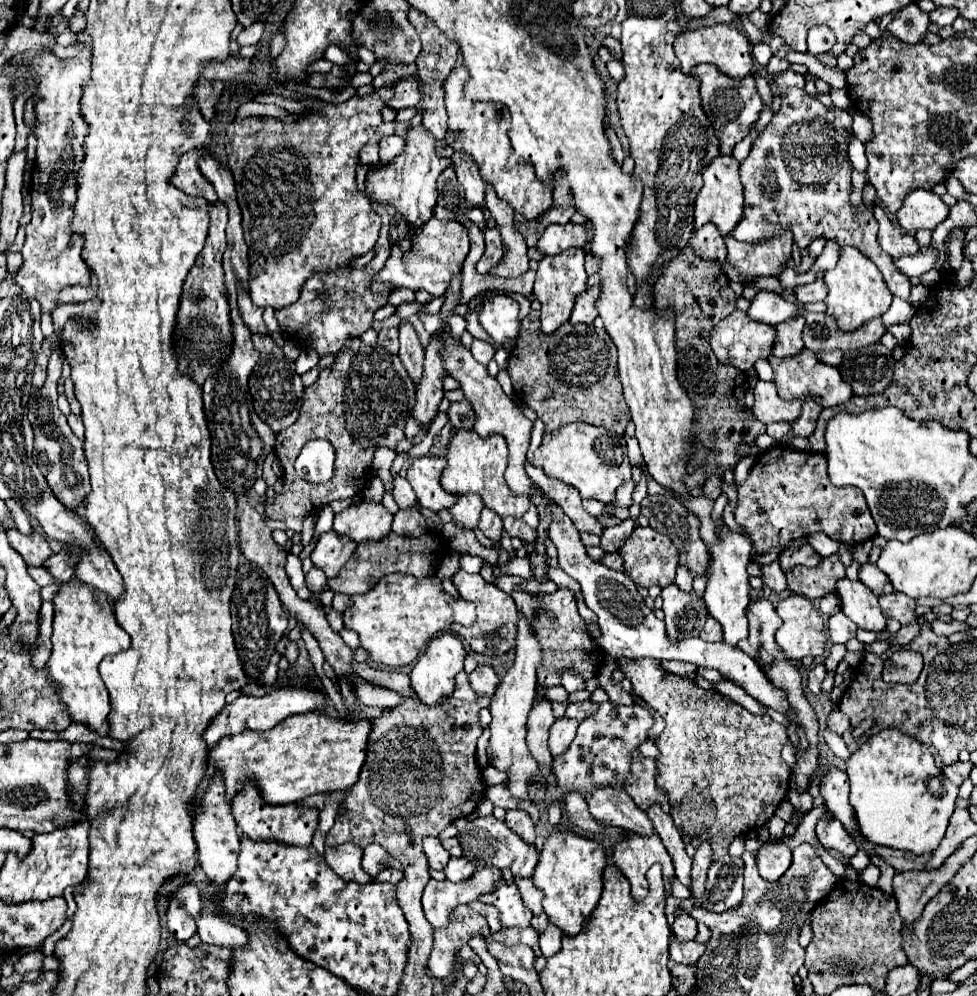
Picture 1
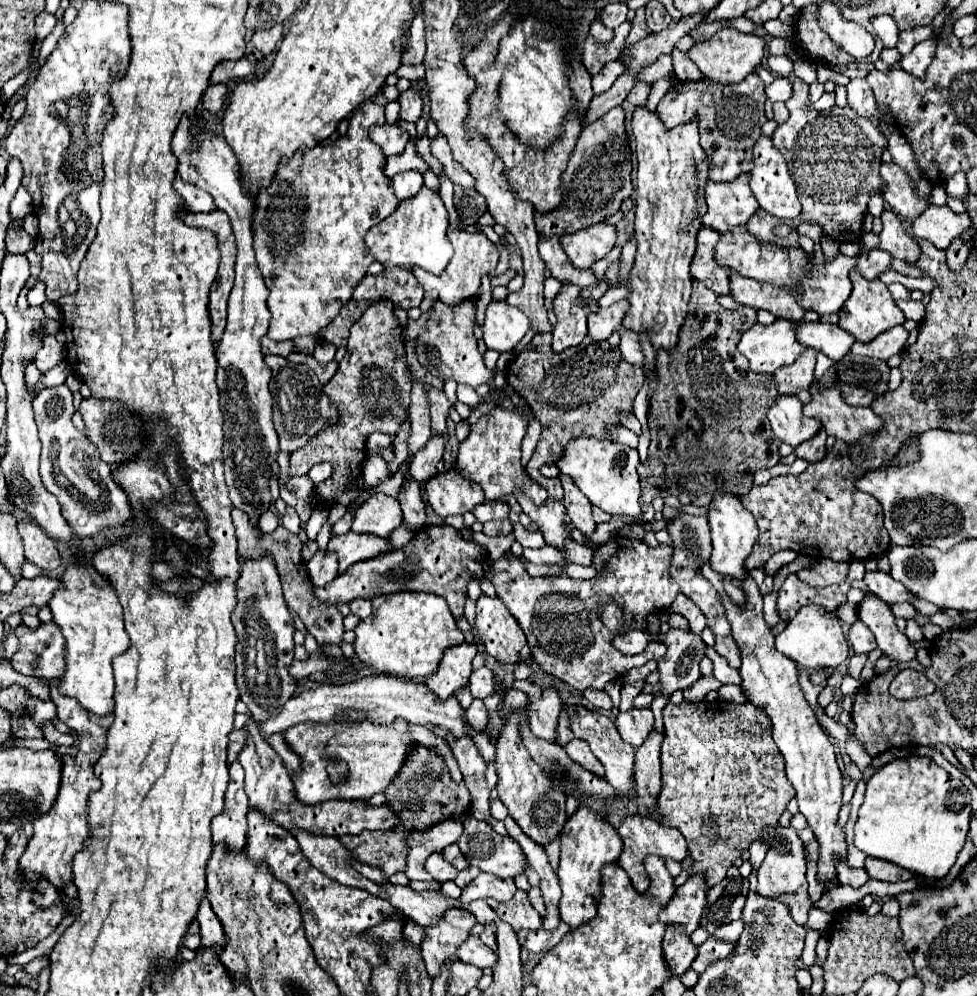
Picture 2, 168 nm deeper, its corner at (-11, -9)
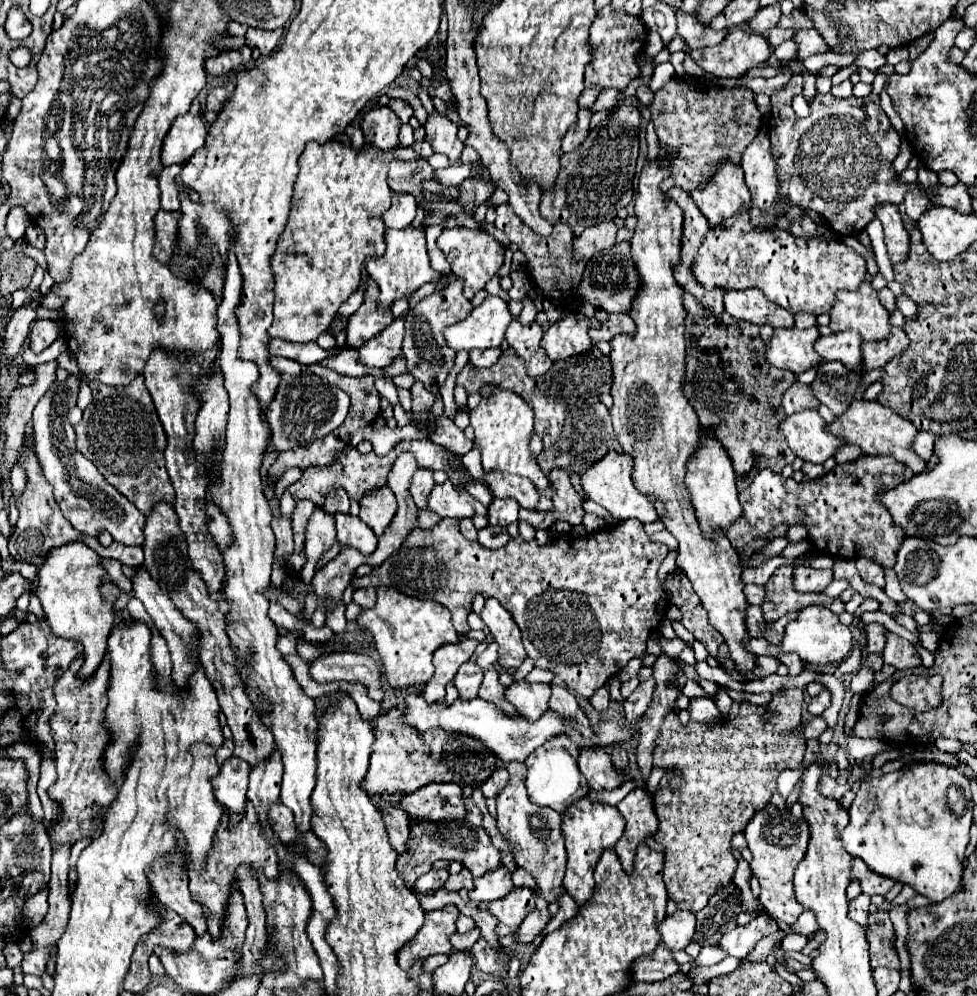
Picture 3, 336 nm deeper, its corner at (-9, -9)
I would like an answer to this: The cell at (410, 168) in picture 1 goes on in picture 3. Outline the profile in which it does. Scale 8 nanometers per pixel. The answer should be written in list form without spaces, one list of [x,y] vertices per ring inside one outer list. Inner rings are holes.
[[[408,225],[404,229],[386,229],[384,241],[386,241],[384,255],[366,259],[366,271],[380,285],[380,303],[384,307],[390,307],[392,301],[398,297],[414,293],[424,283],[440,279],[440,273],[434,271],[430,265],[430,255],[426,249],[426,227],[424,225],[420,225],[420,227]]]

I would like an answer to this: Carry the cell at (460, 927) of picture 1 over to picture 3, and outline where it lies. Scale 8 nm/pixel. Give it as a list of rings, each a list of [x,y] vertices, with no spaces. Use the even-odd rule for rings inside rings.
[[[454,905],[426,913],[424,927],[418,931],[418,937],[414,937],[414,941],[398,953],[398,965],[408,971],[416,959],[426,959],[436,953],[452,953],[450,935],[456,933],[458,915],[460,911]]]

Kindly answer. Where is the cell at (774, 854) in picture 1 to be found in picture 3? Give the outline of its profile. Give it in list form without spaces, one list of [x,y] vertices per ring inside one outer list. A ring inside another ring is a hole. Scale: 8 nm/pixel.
[[[766,805],[766,809],[758,811],[750,823],[744,829],[744,837],[748,843],[748,849],[752,851],[754,859],[750,863],[754,875],[758,875],[762,893],[758,897],[758,901],[764,905],[766,913],[776,919],[782,921],[786,925],[794,925],[800,917],[800,913],[804,911],[804,907],[798,903],[796,895],[794,895],[794,869],[796,865],[802,861],[804,853],[806,853],[806,841],[810,837],[808,829],[806,829],[806,821],[804,819],[794,819],[794,815],[788,809],[776,809],[774,805]]]

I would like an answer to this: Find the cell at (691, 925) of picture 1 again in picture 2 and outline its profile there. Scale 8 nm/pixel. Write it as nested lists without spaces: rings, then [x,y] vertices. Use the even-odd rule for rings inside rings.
[[[680,925],[674,927],[674,933],[668,941],[662,941],[662,949],[664,949],[664,961],[668,961],[668,967],[676,977],[682,977],[690,969],[698,953],[696,945],[692,945],[690,937],[682,933]]]

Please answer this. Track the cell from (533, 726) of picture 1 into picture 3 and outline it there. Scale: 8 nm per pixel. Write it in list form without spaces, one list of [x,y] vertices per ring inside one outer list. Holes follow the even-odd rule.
[[[514,681],[506,689],[506,697],[510,703],[516,705],[516,709],[526,717],[526,721],[534,723],[538,717],[542,717],[548,711],[548,699],[550,699],[552,687],[548,683],[528,683],[528,681]]]

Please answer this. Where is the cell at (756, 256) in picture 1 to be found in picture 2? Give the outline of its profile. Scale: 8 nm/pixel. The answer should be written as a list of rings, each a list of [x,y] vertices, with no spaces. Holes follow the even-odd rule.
[[[730,273],[730,295],[740,305],[770,311],[776,319],[802,321],[804,317],[804,309],[798,305],[796,297],[790,295],[786,289],[764,285],[738,273]]]

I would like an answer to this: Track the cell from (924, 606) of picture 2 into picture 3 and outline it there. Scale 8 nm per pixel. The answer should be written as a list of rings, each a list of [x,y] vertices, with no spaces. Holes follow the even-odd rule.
[[[884,569],[884,575],[886,575],[886,587],[884,587],[886,595],[888,595],[890,599],[894,599],[896,603],[906,603],[906,601],[908,601],[908,597],[902,593],[902,589],[900,589],[900,585],[898,585],[898,579],[896,579],[894,569]]]

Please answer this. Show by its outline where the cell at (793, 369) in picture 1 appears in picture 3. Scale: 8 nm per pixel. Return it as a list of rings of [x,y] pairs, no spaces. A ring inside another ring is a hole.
[[[866,399],[854,401],[842,415],[834,419],[834,423],[828,423],[826,429],[838,439],[850,445],[858,445],[864,455],[890,455],[900,463],[906,463],[914,473],[920,473],[926,467],[926,463],[910,447],[918,429],[910,425],[910,421],[906,421],[904,417],[880,405],[878,401],[866,401]]]

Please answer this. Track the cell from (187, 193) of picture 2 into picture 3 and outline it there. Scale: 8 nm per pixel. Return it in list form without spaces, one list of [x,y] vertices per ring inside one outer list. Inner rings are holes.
[[[174,164],[164,167],[160,173],[160,191],[162,191],[162,209],[176,211],[180,209],[180,185],[176,183],[176,176],[180,173],[180,165]]]

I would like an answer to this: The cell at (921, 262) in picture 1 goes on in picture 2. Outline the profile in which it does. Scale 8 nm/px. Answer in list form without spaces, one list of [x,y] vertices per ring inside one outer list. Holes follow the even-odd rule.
[[[744,225],[720,237],[714,249],[714,259],[722,267],[728,267],[730,271],[740,273],[742,277],[752,277],[762,283],[772,283],[780,288],[789,289],[792,294],[796,294],[804,311],[816,311],[818,315],[830,315],[842,309],[852,291],[852,283],[848,277],[852,269],[860,269],[860,275],[864,275],[866,279],[874,279],[886,267],[890,267],[892,261],[888,253],[872,249],[860,257],[844,257],[842,253],[838,253],[833,261],[825,261],[822,267],[816,267],[814,253],[806,253],[802,247],[778,247],[774,243],[764,245],[762,241],[756,241],[756,237],[752,237]],[[808,263],[812,263],[809,270],[806,269]]]

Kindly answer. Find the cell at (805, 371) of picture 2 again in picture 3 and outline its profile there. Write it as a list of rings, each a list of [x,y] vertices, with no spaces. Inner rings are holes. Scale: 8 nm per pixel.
[[[794,381],[782,397],[782,407],[784,407],[786,415],[802,411],[802,409],[816,409],[818,405],[820,405],[820,401],[814,397],[812,385],[806,385],[800,381]]]

